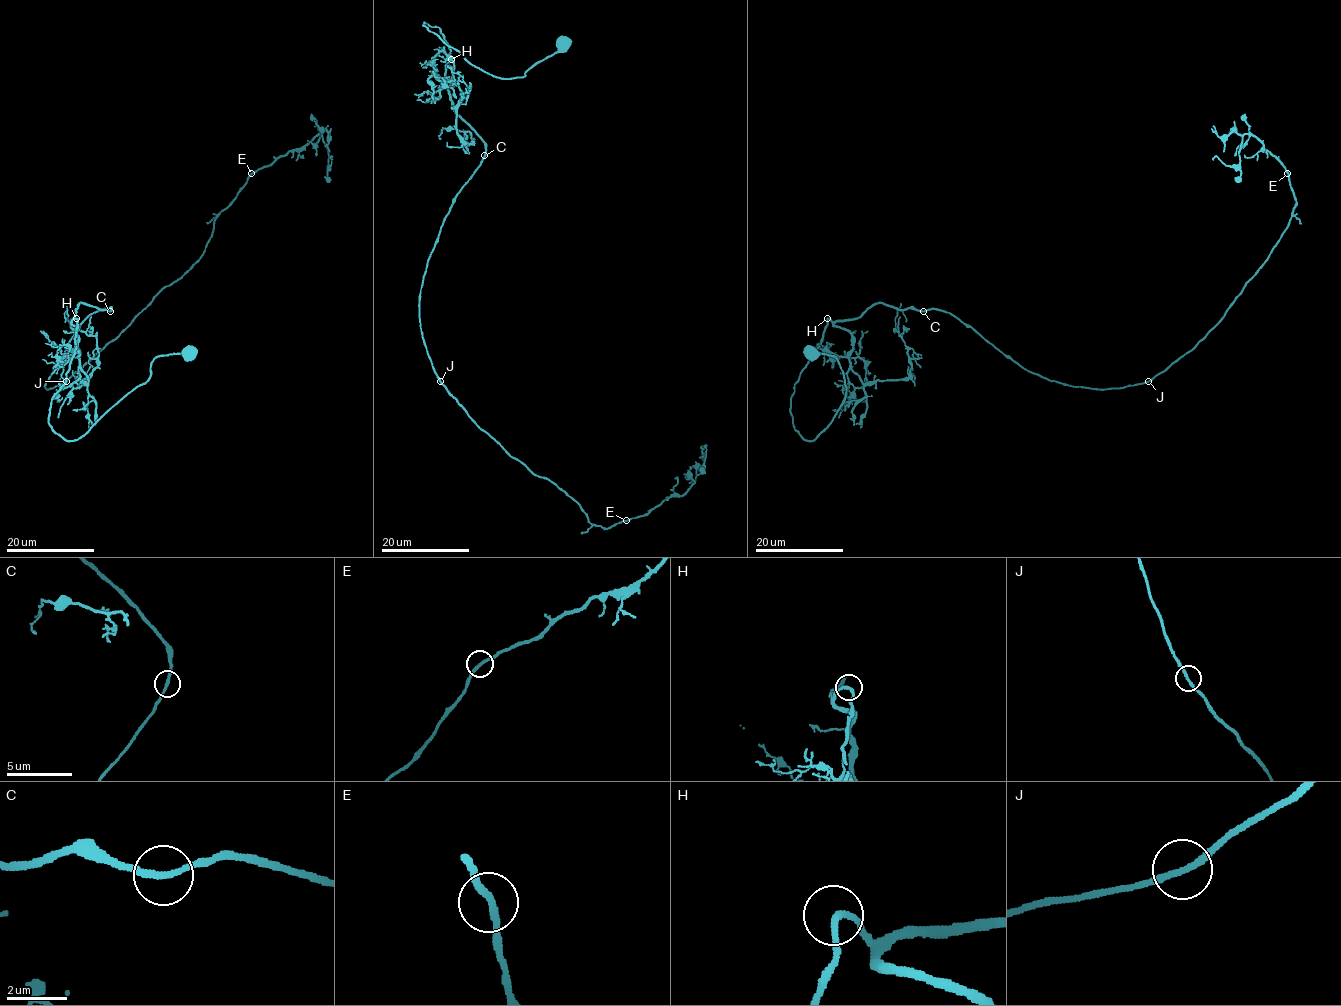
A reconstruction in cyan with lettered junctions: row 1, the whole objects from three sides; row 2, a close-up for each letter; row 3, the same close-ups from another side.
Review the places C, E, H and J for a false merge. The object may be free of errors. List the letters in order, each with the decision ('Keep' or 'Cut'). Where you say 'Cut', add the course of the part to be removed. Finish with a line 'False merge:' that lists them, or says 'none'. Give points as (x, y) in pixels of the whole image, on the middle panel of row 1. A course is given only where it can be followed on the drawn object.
C: Keep
E: Keep
H: Keep
J: Keep
False merge: none

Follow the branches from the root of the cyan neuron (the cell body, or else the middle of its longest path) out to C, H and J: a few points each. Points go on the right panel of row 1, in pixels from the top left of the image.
C: (810, 353), (837, 360), (846, 395), (806, 440), (790, 396), (827, 320), (857, 319), (879, 302), (923, 311)
H: (810, 353), (837, 360), (846, 395), (832, 421), (806, 440), (793, 424), (790, 396), (827, 318)
J: (810, 353), (846, 395), (806, 440), (790, 396), (827, 320), (879, 302), (1049, 380), (1148, 381)

